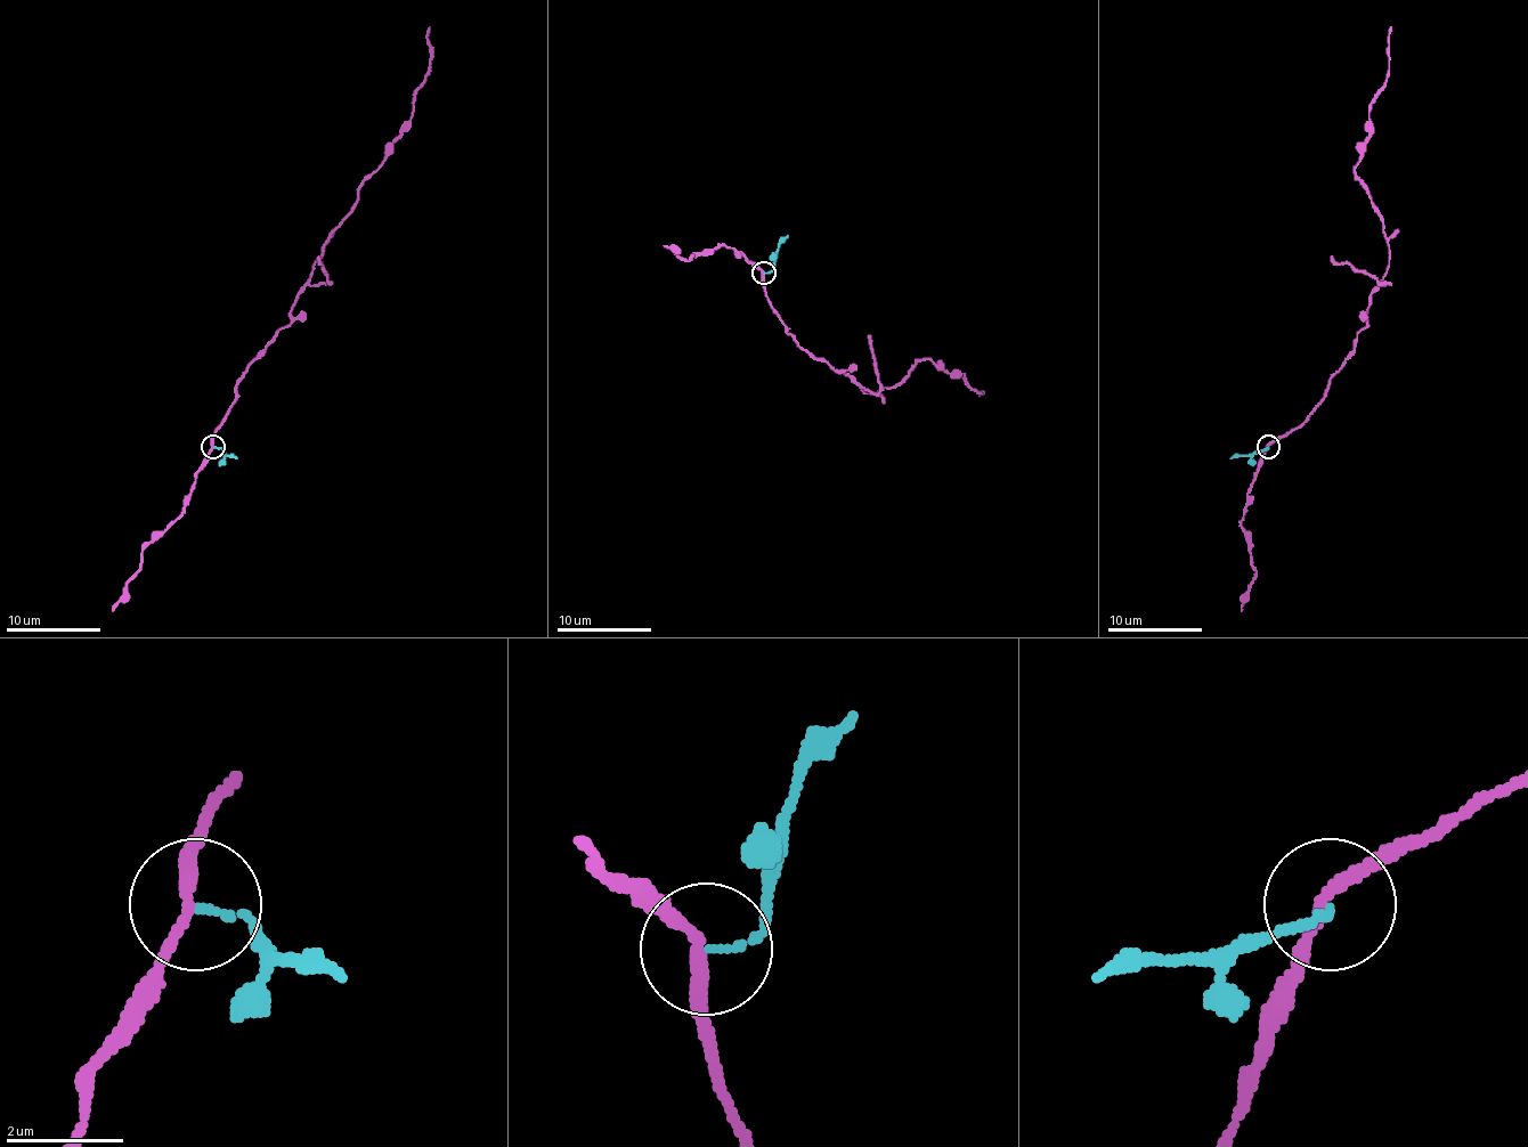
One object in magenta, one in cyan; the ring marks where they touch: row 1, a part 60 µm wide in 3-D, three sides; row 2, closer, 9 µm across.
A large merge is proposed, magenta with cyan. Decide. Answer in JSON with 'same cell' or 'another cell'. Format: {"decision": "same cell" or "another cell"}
{"decision": "another cell"}

